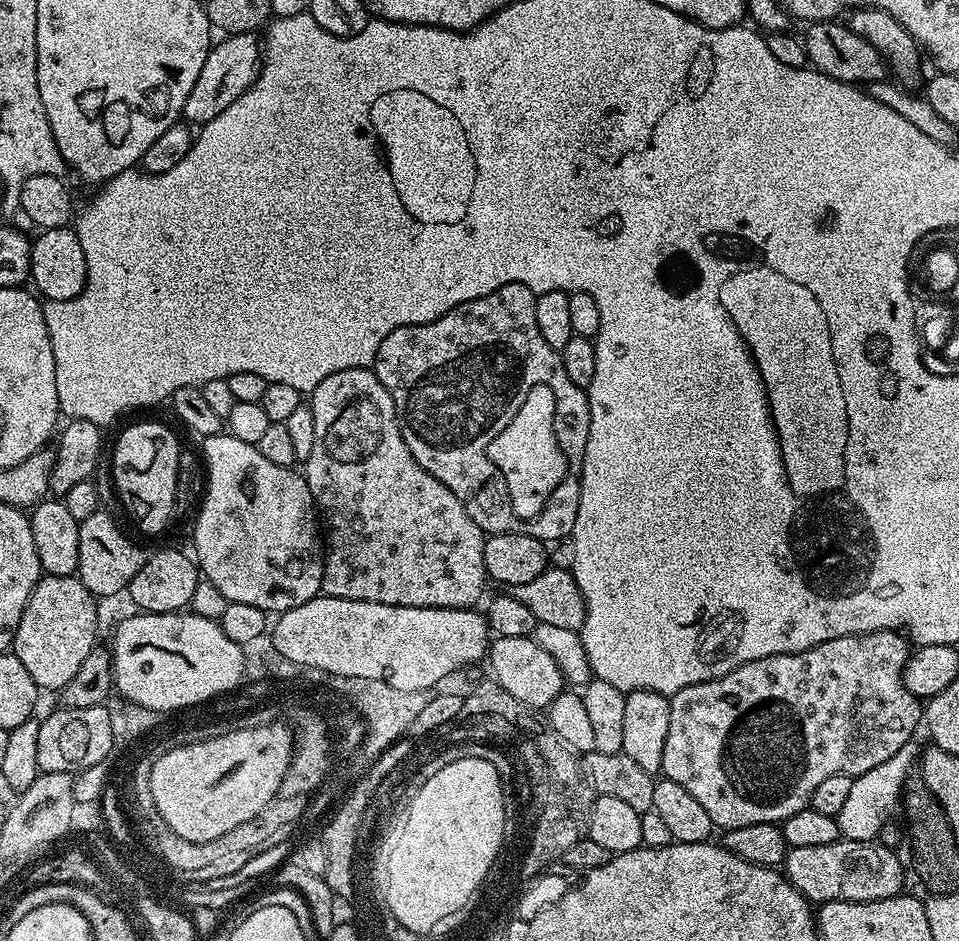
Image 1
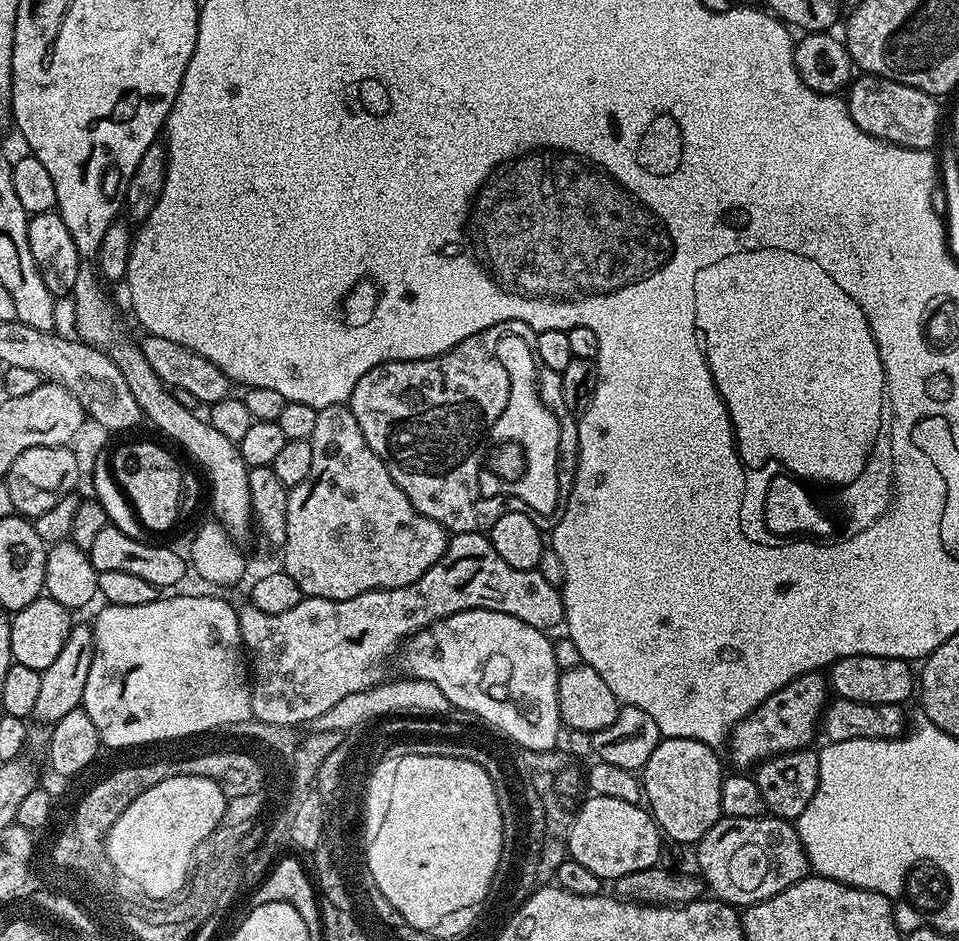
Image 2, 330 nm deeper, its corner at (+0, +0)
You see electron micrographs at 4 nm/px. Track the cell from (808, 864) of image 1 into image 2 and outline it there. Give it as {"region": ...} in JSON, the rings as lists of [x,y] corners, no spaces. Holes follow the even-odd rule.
{"region":[[[771,814],[758,818],[730,818],[721,815],[719,822],[710,826],[710,830],[706,830],[699,844],[695,845],[694,852],[696,864],[700,867],[698,872],[707,891],[715,899],[733,906],[747,906],[762,902],[766,898],[774,898],[774,894],[794,886],[794,882],[804,879],[810,872],[808,855],[802,846],[800,835],[796,832],[795,823],[780,820]]]}

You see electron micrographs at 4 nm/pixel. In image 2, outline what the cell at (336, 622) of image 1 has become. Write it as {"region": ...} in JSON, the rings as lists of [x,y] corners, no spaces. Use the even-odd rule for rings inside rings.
{"region":[[[462,610],[441,620],[435,620],[428,628],[415,632],[403,641],[404,668],[414,680],[425,680],[438,686],[453,709],[475,716],[489,729],[501,732],[513,744],[521,744],[535,752],[551,752],[559,745],[562,733],[560,707],[558,706],[558,682],[561,670],[555,661],[553,641],[547,631],[526,626],[510,614],[494,610]]]}

